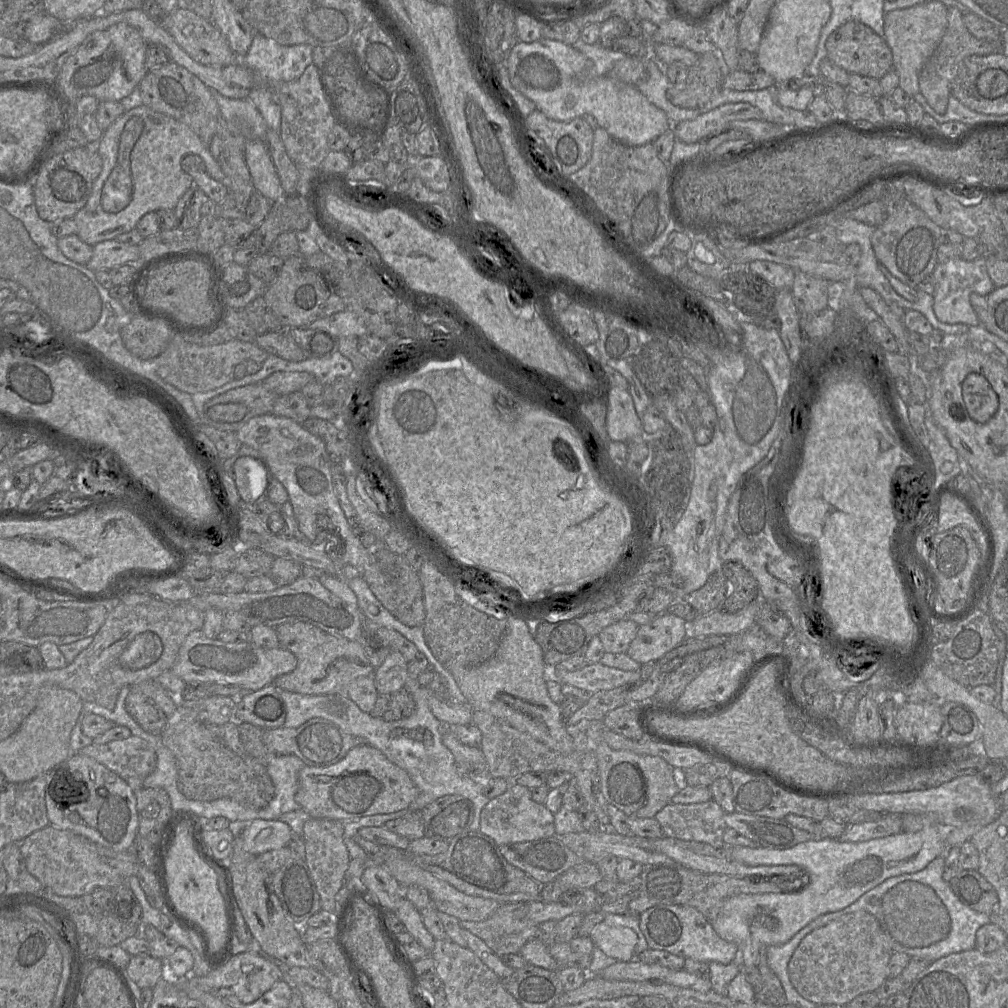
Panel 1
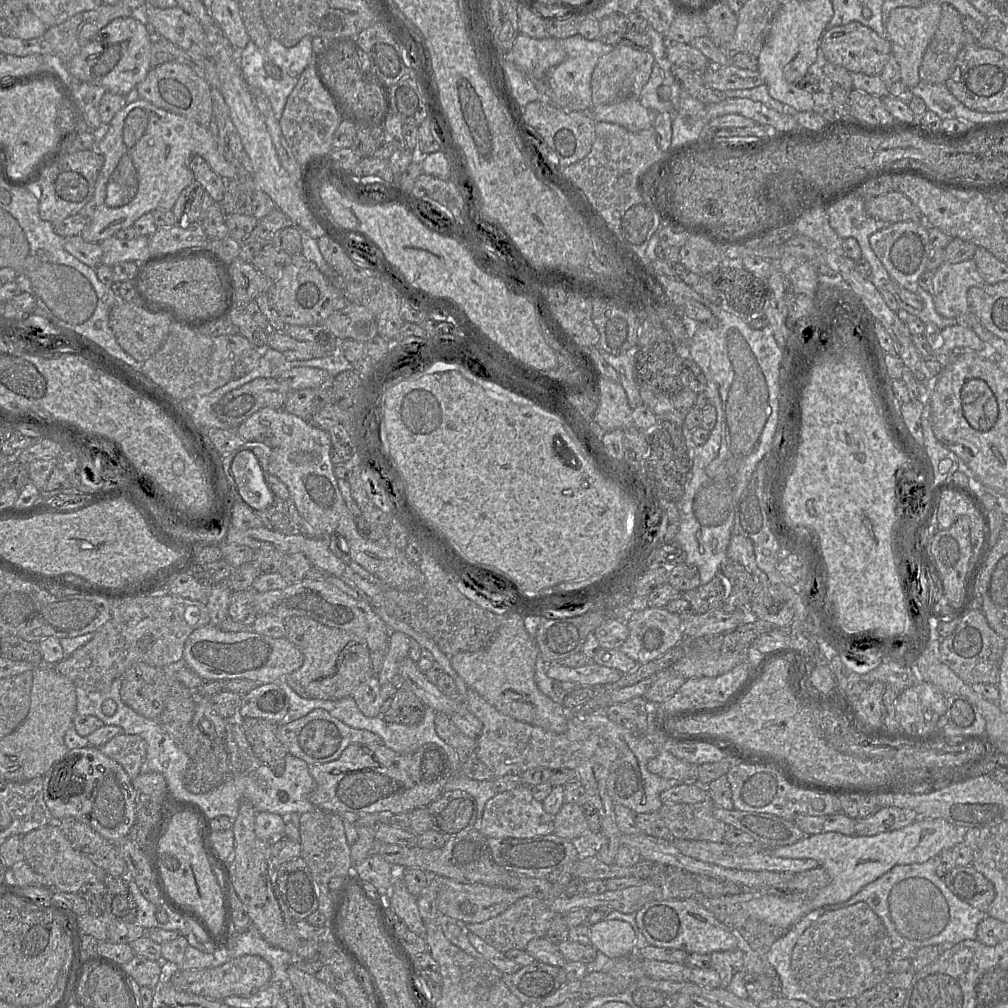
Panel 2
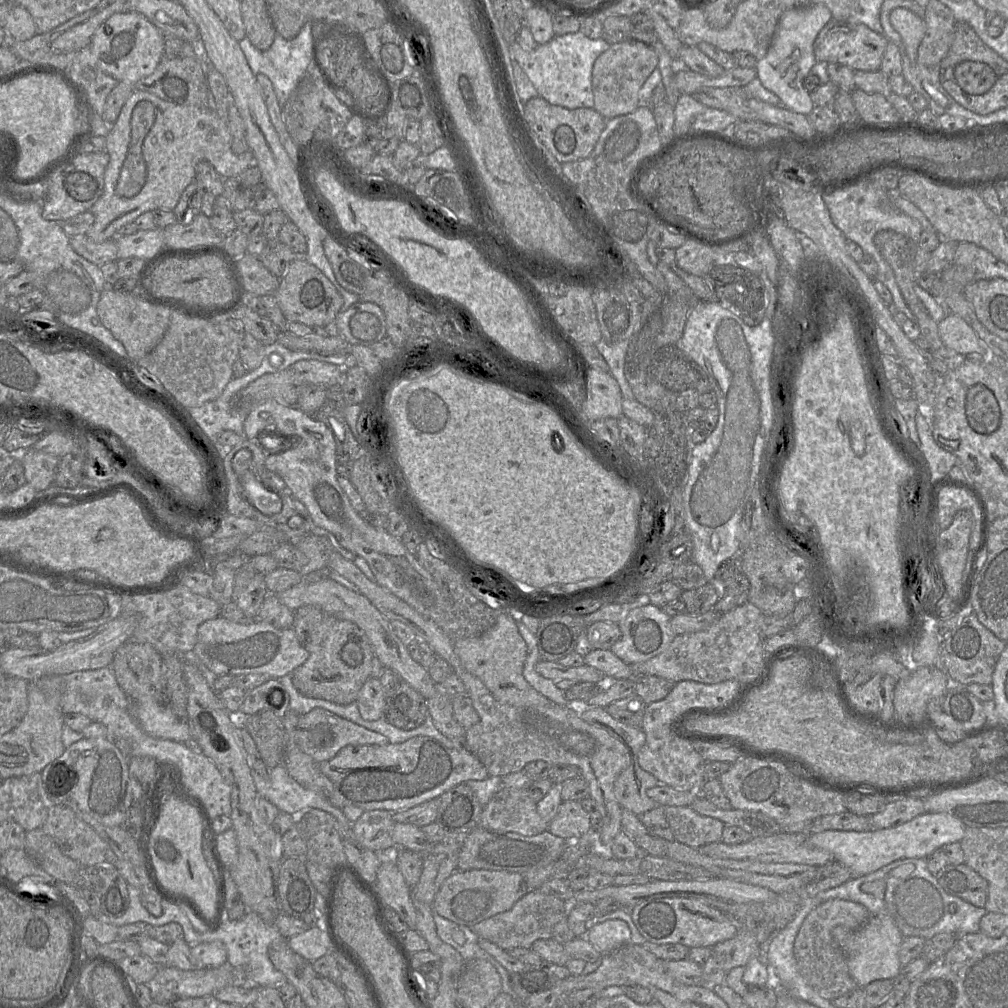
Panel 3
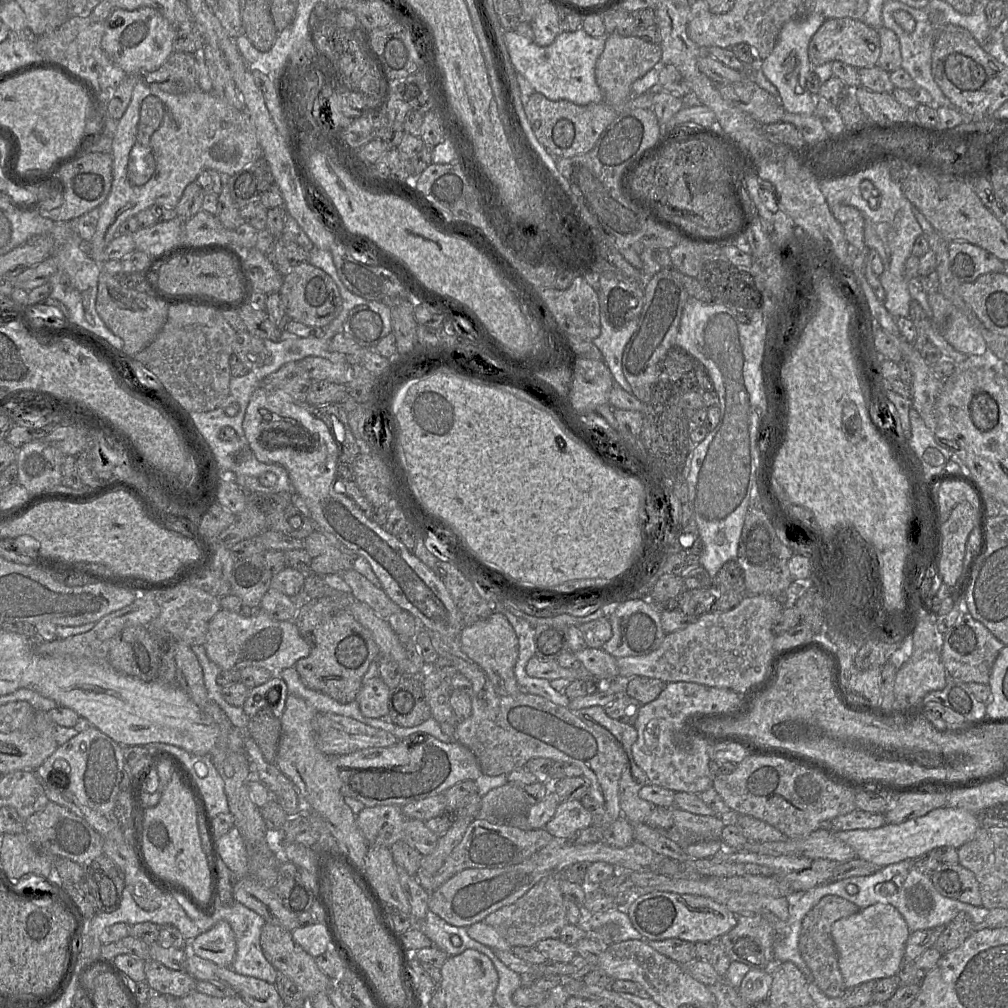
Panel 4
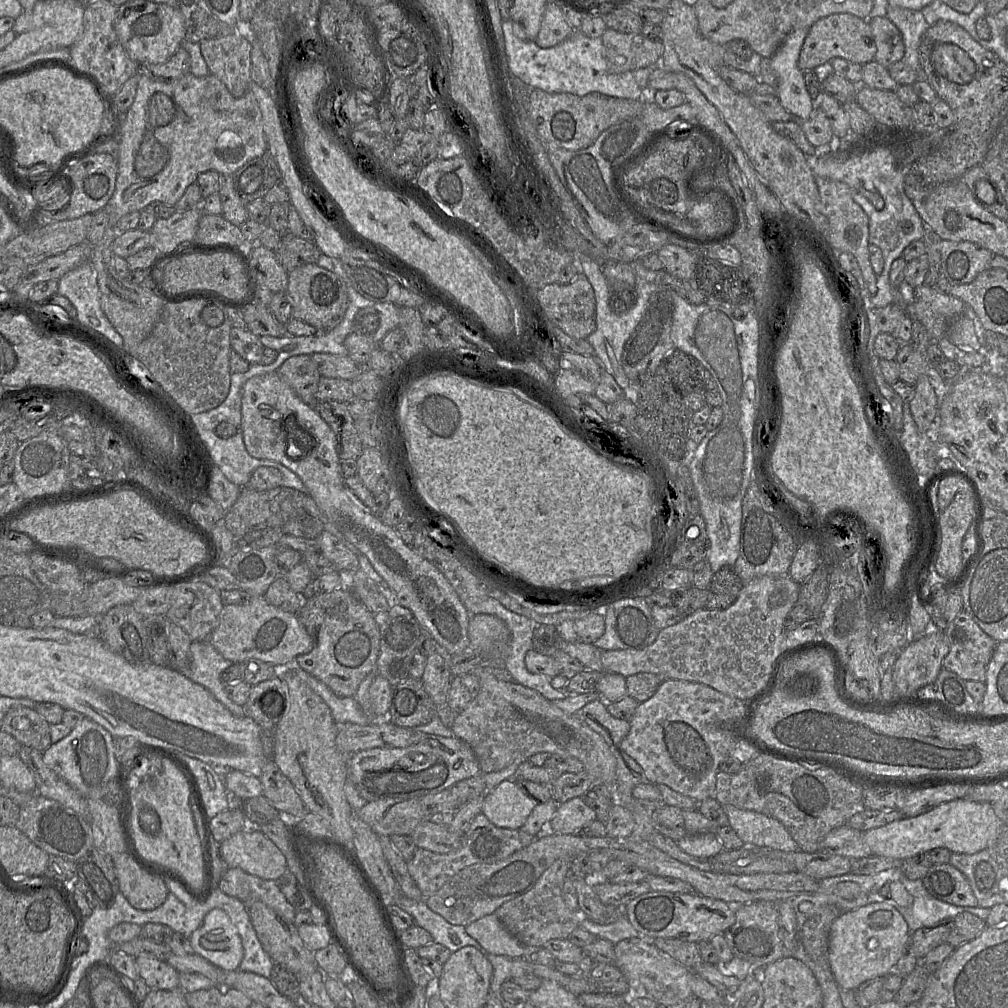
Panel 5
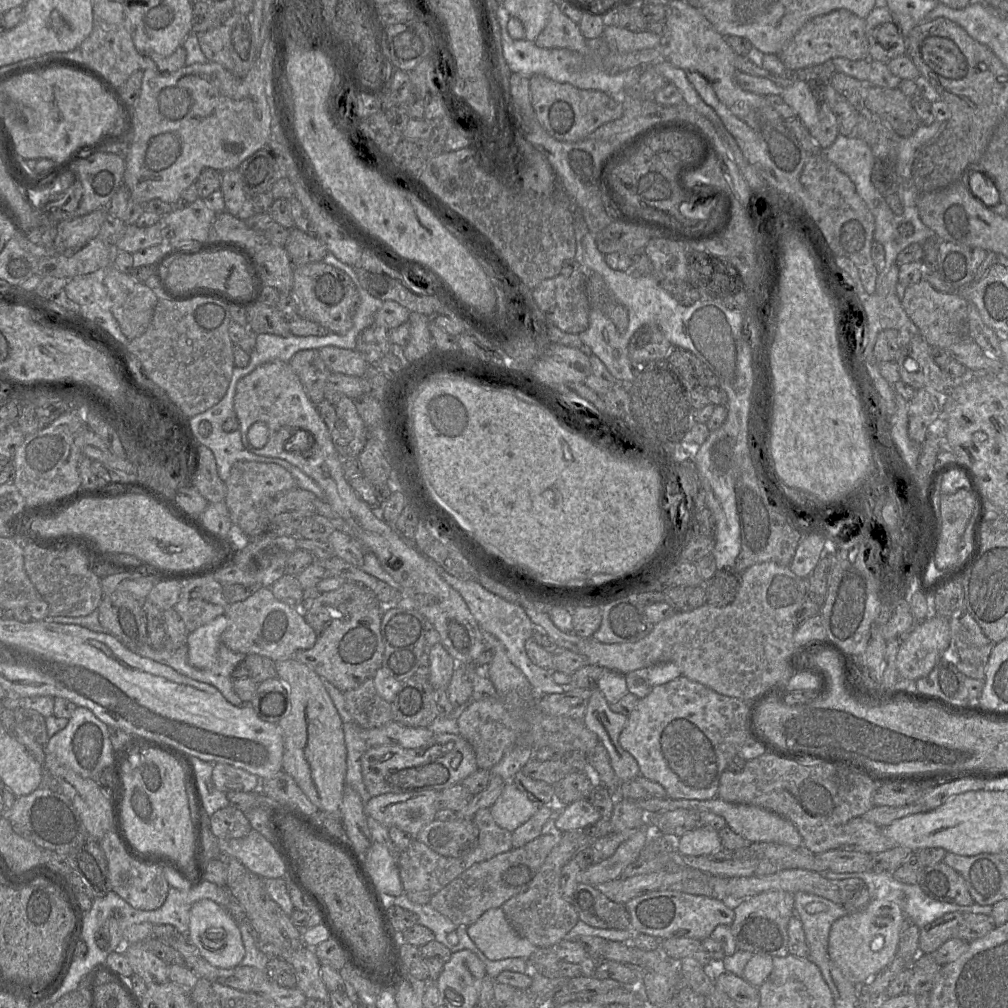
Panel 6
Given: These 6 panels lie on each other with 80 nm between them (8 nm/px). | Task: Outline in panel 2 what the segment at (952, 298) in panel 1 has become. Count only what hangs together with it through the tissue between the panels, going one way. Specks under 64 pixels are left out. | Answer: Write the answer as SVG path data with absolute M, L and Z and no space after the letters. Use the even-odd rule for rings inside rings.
M973 259L958 263L943 263L933 275L934 306L946 318L965 317L969 311L967 292L985 281Z

